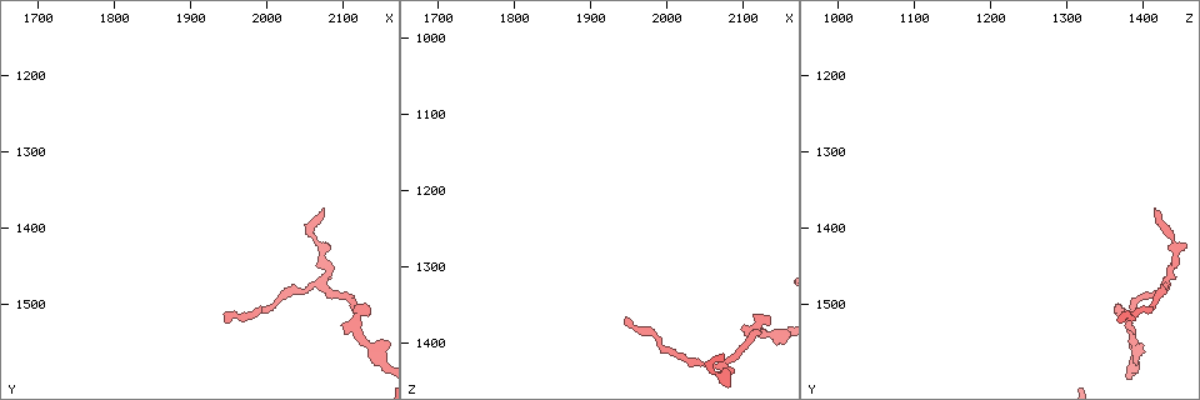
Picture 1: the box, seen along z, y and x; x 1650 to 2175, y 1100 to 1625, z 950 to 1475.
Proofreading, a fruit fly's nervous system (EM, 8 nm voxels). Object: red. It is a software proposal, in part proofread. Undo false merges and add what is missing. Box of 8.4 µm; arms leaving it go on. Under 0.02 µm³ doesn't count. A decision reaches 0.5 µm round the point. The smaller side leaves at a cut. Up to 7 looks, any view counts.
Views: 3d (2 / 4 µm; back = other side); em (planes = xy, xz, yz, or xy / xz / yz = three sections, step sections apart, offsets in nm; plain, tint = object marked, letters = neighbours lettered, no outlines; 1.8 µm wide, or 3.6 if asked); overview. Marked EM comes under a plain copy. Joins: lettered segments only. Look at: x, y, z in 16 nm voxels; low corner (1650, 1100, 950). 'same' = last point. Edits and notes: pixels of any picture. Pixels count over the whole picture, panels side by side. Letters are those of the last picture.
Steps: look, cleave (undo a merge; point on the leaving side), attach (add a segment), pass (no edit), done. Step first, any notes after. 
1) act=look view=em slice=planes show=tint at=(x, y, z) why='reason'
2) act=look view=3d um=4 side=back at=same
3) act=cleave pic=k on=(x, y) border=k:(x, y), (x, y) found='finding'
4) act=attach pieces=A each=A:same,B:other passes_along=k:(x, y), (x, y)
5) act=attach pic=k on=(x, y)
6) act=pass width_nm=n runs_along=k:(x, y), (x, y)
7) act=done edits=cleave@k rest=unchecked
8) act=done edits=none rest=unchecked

act=look view=3d um=2 at=(1950, 1525, 1375) why='an open end'

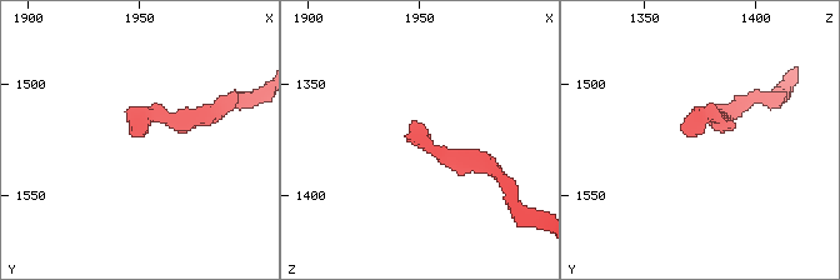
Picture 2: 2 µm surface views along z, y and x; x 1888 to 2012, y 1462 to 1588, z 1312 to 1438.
act=look view=em slice=planes show=tint at=(1950, 1525, 1371) why='need the tissue'

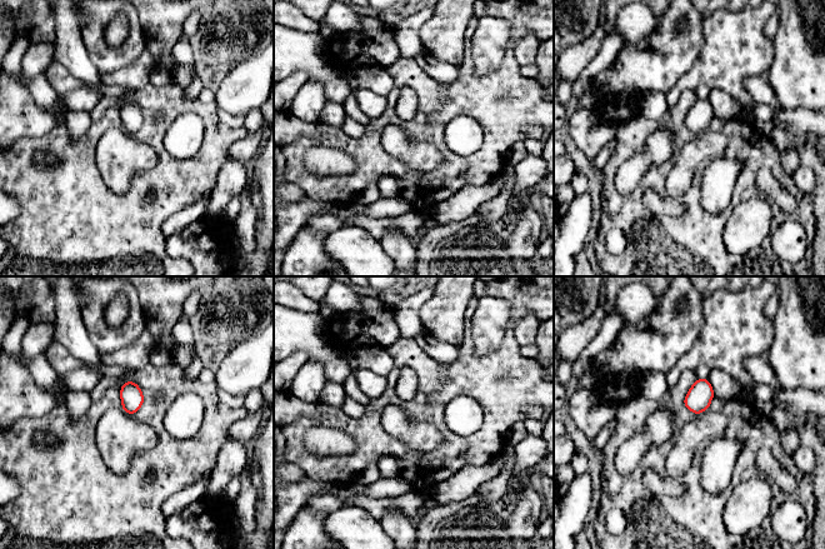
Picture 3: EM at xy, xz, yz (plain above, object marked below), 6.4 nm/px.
act=look view=em slice=planes show=letters at=same

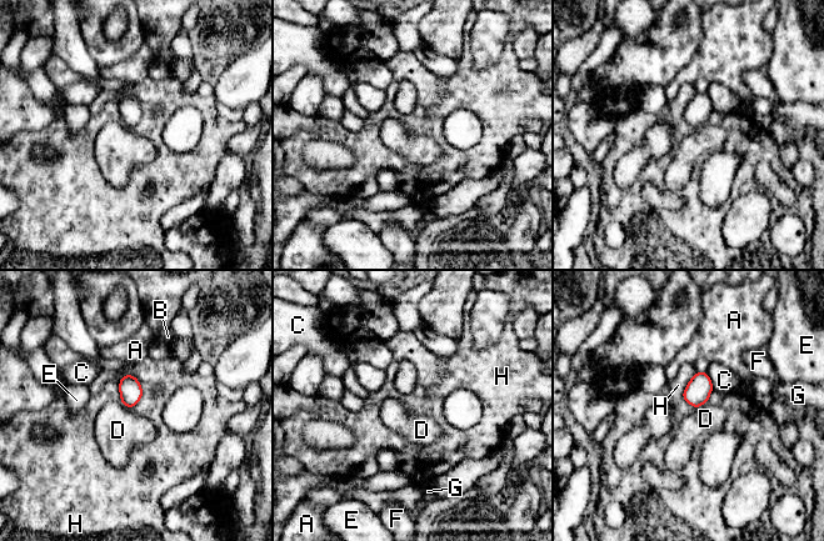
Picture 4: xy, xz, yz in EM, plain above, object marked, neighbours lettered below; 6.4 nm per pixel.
act=pass each=A:other,B:other,C:other,D:other,E:other,F:other,G:other,H:other found='no lettered segment goes on from it'

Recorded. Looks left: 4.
act=look view=em slice=planes show=letters at=(2080, 1375, 1420)

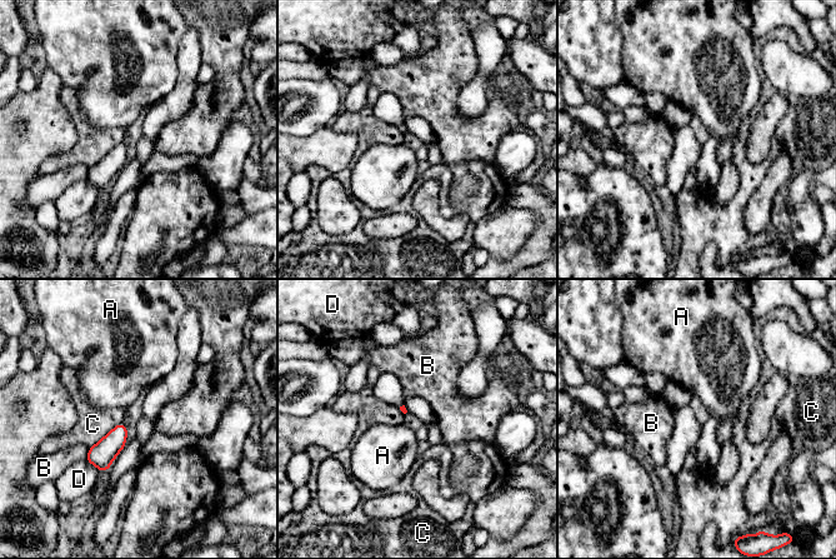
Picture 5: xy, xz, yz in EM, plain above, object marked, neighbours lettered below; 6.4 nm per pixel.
act=pass each=A:other,B:other,C:other,D:other border=5:(123, 422), (110, 429), (90, 448) found='none of them fits'

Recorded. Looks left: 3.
act=look view=em um=3.6 slice=planes show=letters at=(2115, 1500, 1390) why='sharp bend'

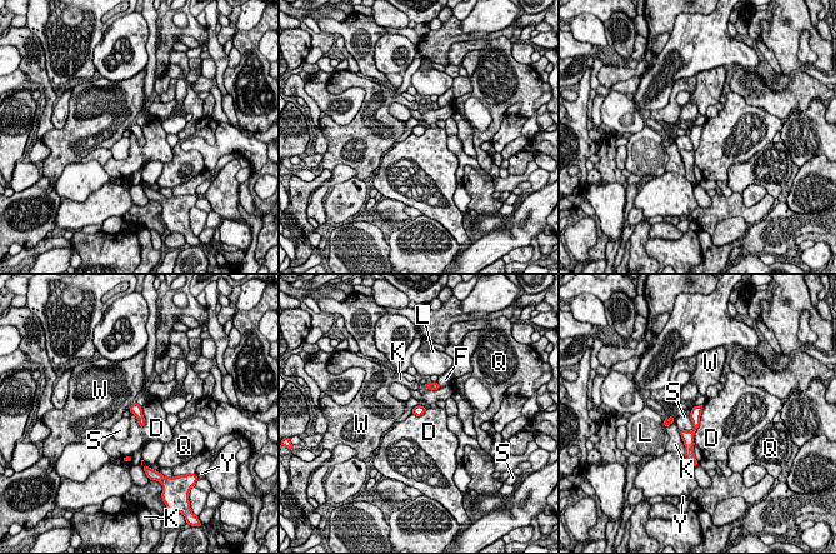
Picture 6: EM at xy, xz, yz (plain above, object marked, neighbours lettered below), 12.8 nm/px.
act=pass each=D:other,F:other,K:other,L:other,Q:other,S:other,W:other,Y:other border=6:(704, 404), (694, 444) found='all the same cell'

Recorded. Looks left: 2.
act=done edits=none rest=unchecked

